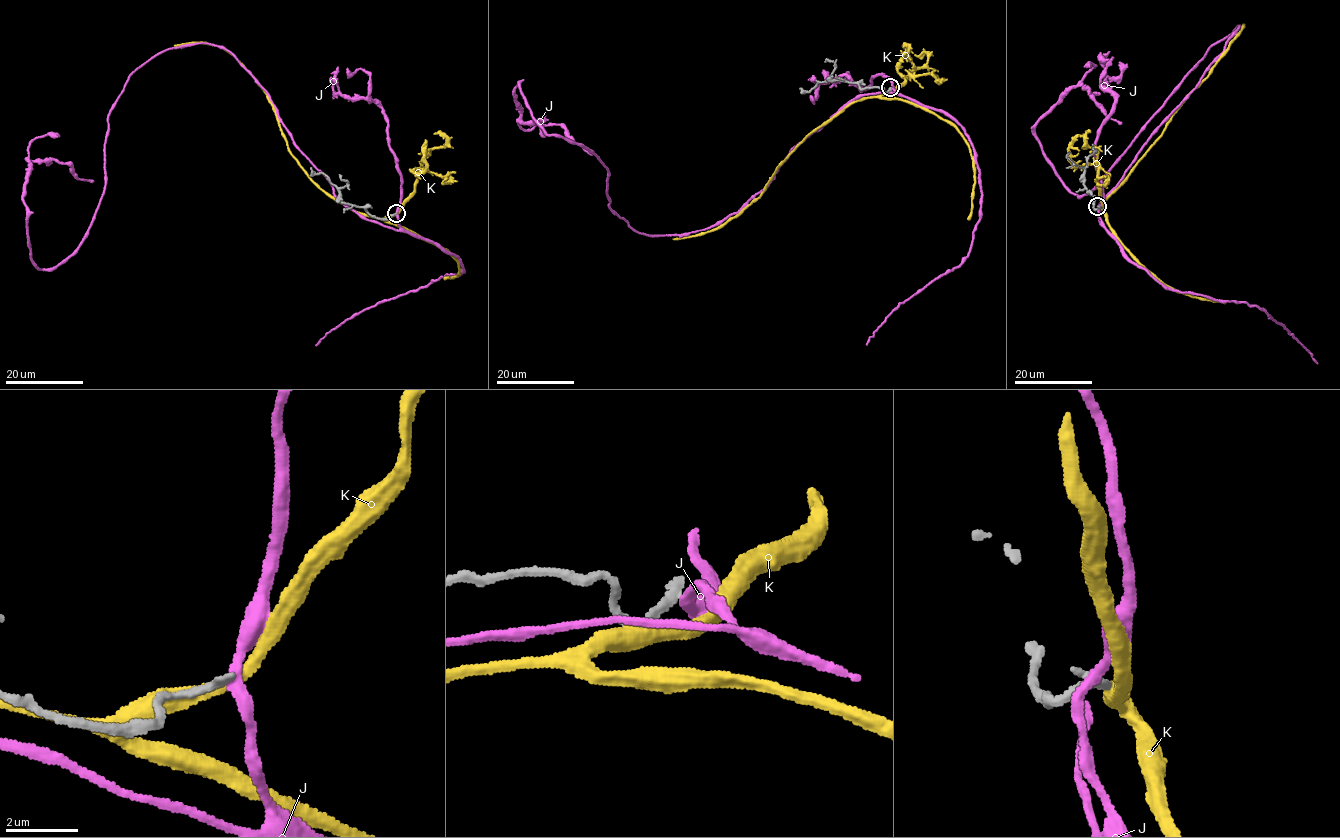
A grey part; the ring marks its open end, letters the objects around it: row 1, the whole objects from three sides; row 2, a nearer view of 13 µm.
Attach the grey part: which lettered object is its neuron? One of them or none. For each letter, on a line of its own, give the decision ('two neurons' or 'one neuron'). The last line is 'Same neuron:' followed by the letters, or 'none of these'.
J: two neurons
K: two neurons
Same neuron: none of these

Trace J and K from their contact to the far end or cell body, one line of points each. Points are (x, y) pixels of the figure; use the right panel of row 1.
J: (1099, 207), (1100, 223), (1107, 195), (1240, 26), (1083, 195), (1034, 126), (1080, 86), (1120, 123)
K: (1101, 208), (1163, 132), (1173, 112), (1199, 85), (1242, 24)

